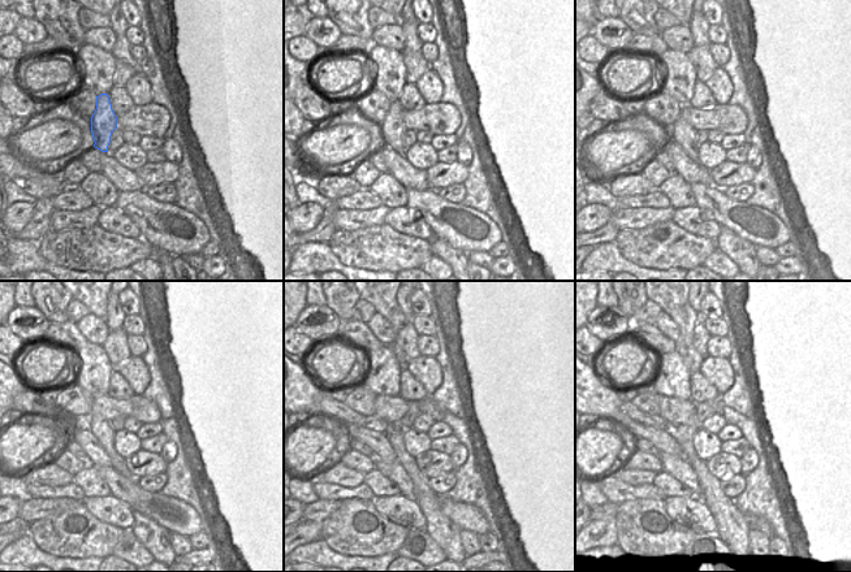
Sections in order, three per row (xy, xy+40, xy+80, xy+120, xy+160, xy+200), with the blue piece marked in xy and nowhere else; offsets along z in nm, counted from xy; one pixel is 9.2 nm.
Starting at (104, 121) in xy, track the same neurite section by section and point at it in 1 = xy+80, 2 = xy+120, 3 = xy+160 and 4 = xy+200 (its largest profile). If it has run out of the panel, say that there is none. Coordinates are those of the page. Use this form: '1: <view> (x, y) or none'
1: xy+80 (683, 134)
2: xy+120 (100, 428)
3: xy+160 (446, 534)
4: xy+200 (731, 525)

